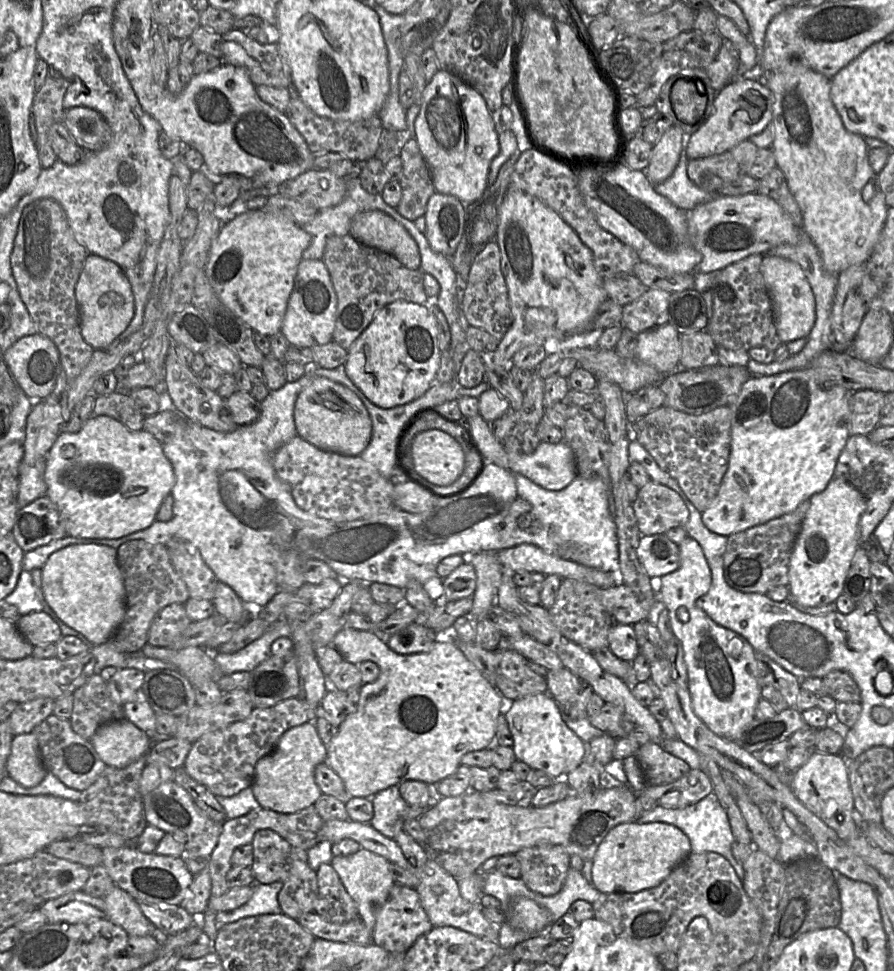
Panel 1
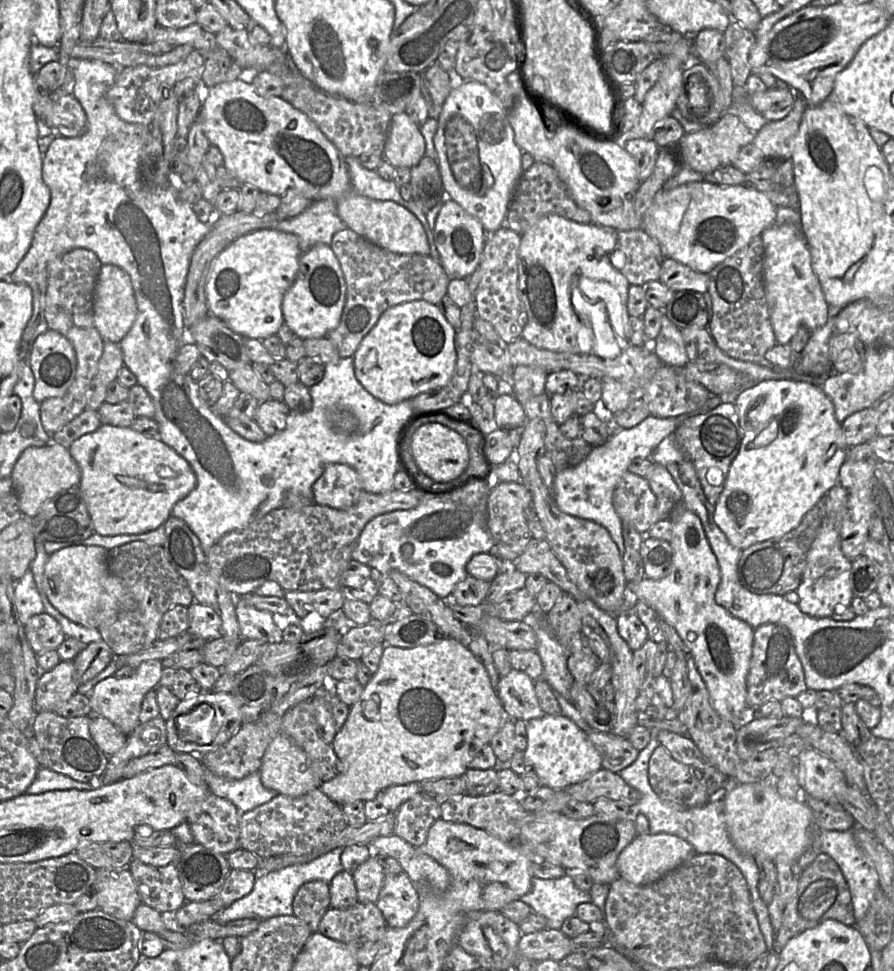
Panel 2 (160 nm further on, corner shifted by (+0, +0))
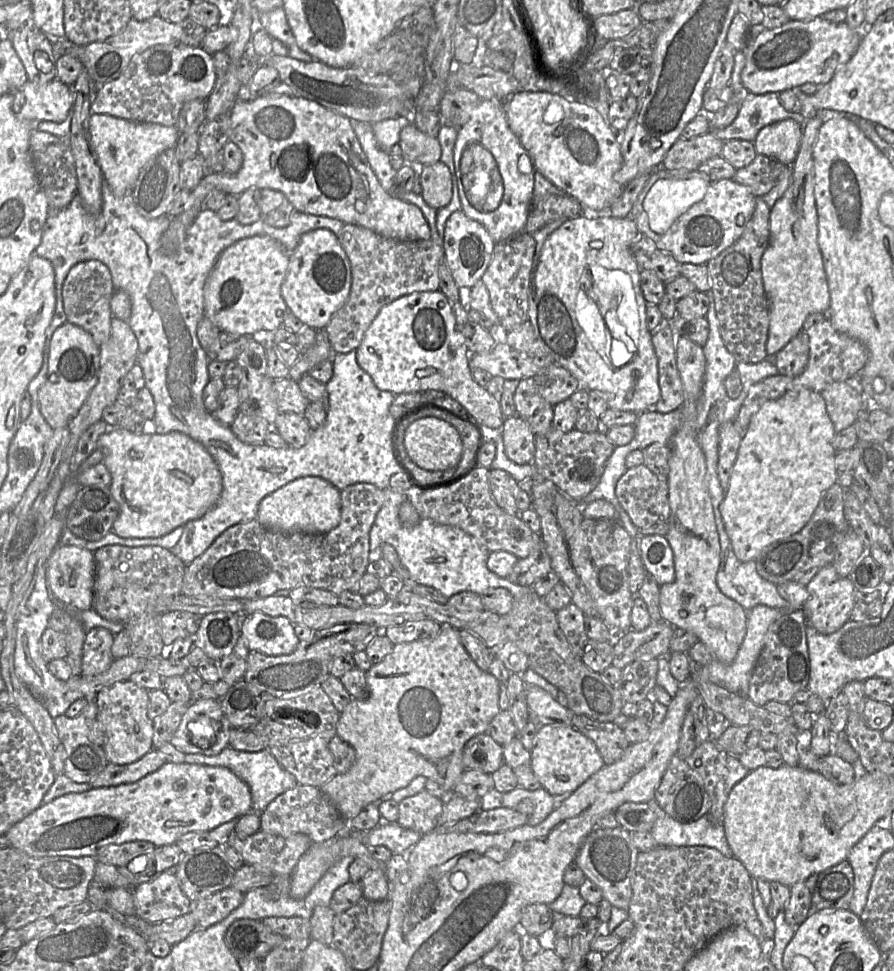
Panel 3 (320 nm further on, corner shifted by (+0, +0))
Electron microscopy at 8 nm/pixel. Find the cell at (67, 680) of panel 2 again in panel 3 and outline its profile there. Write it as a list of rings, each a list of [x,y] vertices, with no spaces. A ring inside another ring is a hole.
[[[98,627],[87,631],[83,652],[80,677],[93,677],[106,671],[114,657],[111,647],[115,635],[106,628]]]

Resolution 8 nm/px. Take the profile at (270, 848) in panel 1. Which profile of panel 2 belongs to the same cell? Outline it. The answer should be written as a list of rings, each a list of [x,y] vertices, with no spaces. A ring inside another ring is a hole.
[[[313,880],[303,884],[294,896],[293,915],[304,921],[312,933],[318,932],[319,923],[330,908],[329,884]]]

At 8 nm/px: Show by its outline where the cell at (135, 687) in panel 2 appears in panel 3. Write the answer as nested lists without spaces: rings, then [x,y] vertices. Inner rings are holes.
[[[121,681],[102,689],[96,695],[96,720],[105,733],[103,749],[109,763],[127,765],[153,749],[153,721],[148,716],[149,692],[130,681]]]

